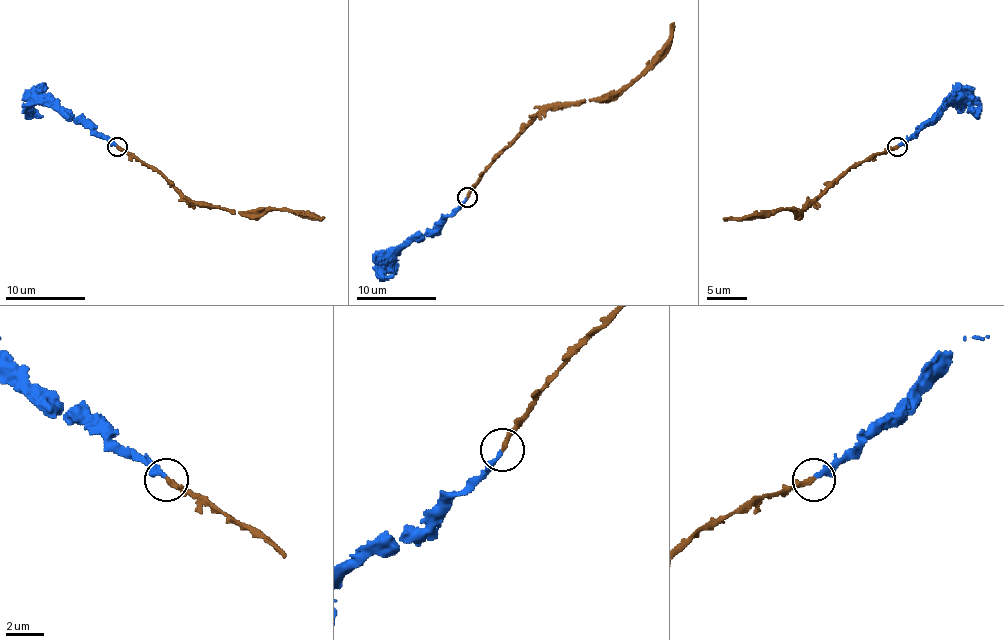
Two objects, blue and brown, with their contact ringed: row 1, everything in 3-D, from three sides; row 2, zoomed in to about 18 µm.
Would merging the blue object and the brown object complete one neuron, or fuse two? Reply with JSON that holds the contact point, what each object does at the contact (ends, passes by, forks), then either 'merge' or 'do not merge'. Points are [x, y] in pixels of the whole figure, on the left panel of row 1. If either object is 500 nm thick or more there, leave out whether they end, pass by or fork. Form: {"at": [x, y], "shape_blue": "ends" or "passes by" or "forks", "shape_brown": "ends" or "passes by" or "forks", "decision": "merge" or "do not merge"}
{"at": [117, 147], "shape_blue": "ends", "shape_brown": "ends", "decision": "merge"}

